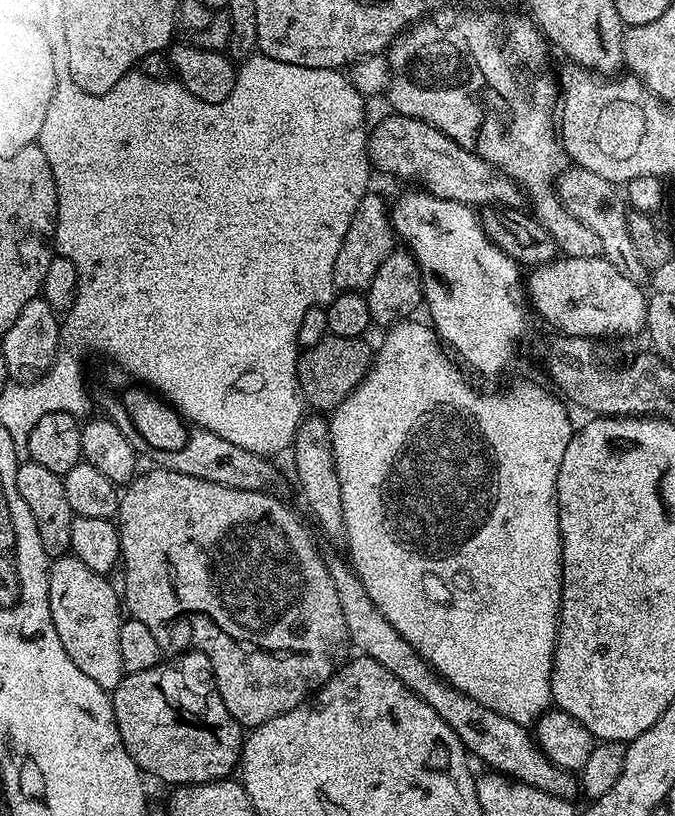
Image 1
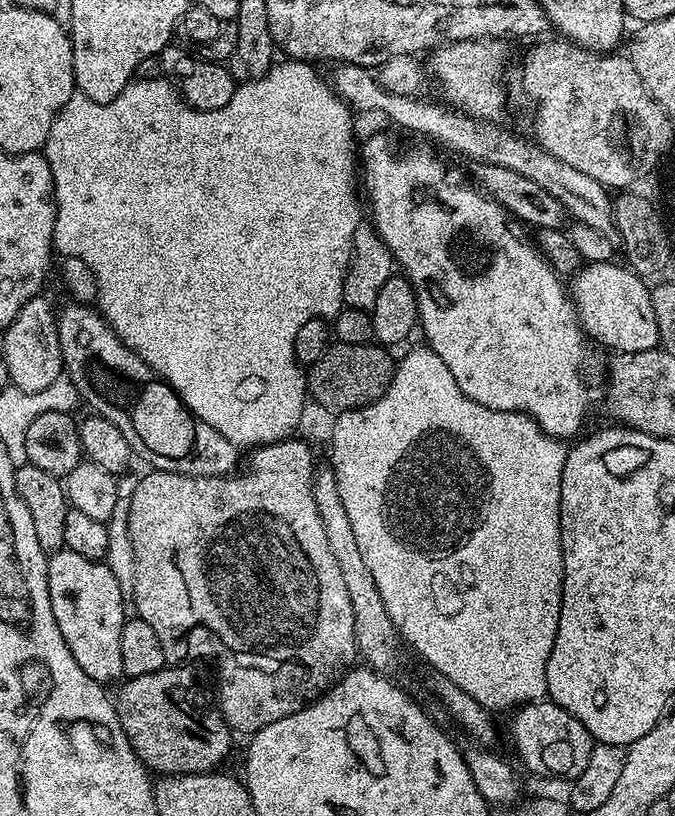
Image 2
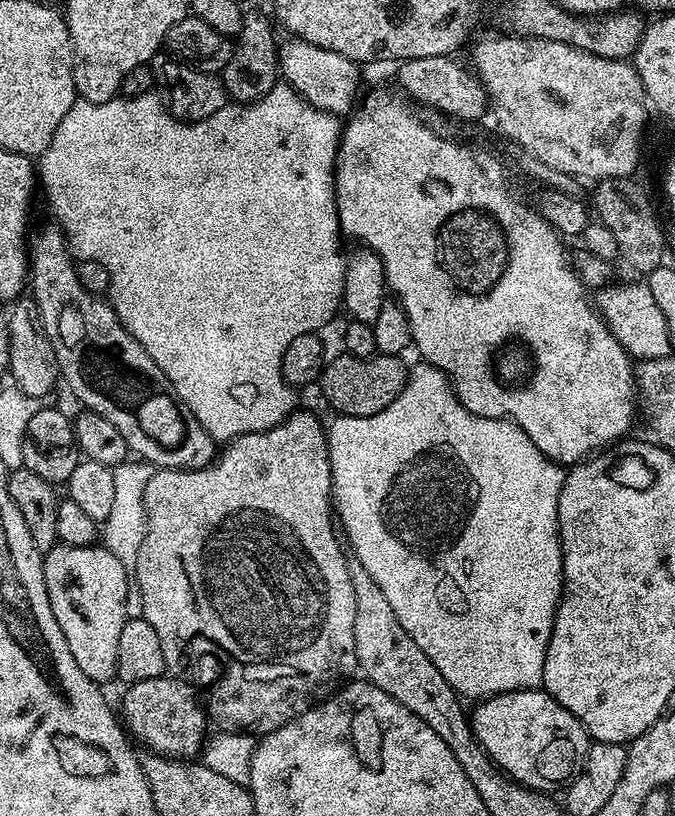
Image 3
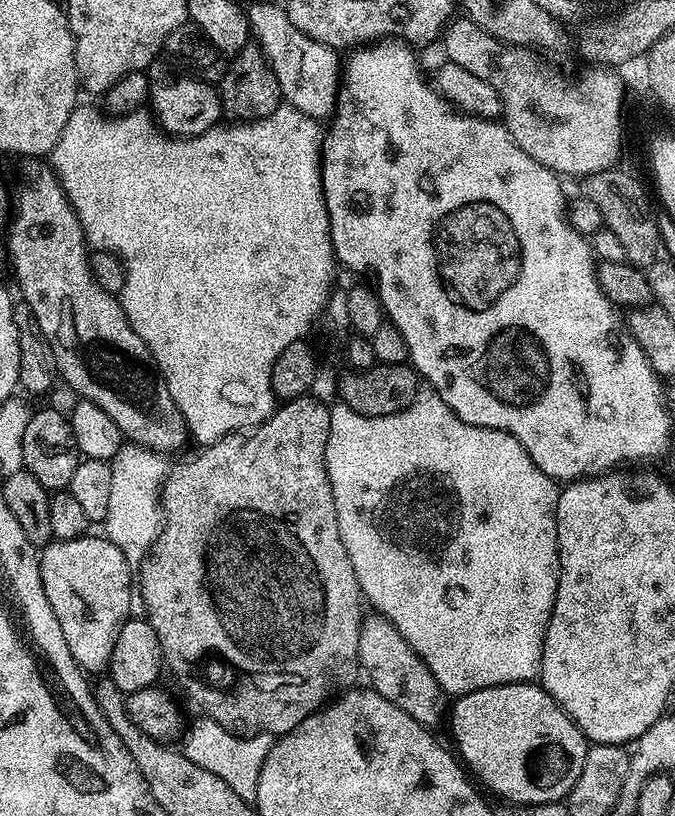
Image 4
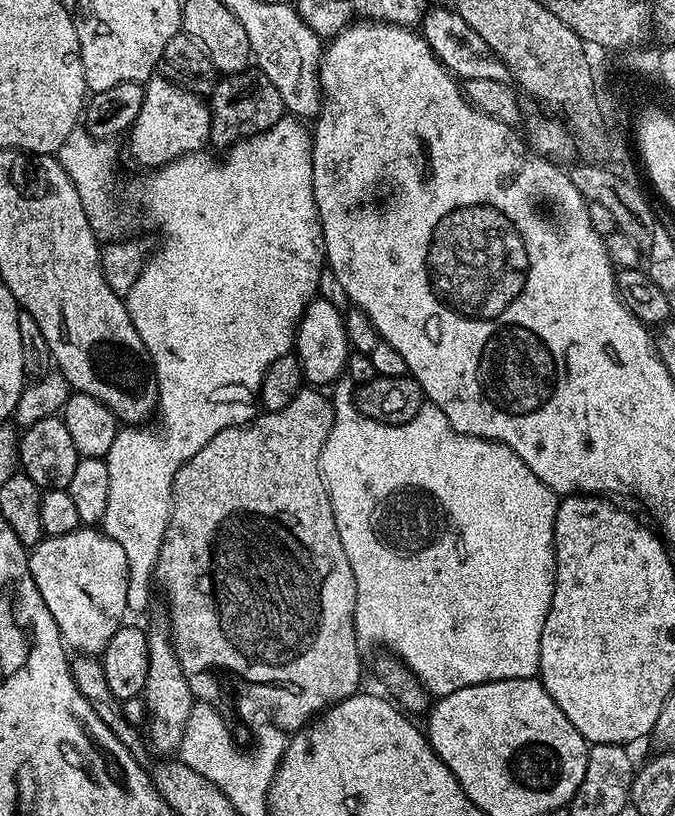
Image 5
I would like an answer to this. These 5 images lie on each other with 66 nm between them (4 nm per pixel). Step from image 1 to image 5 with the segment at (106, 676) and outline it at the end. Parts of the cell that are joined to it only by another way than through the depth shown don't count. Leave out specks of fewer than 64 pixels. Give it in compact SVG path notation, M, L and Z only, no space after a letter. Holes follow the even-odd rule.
M81 526L70 534L45 536L30 549L28 565L65 645L80 654L103 653L128 612L128 567L122 546L99 527Z

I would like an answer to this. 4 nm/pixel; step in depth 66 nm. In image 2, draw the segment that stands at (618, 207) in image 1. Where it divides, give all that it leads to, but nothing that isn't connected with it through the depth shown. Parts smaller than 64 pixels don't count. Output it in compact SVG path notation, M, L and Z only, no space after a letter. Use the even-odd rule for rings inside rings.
M336 64L333 67L330 83L344 103L357 113L373 108L384 116L389 116L400 128L414 132L418 136L429 136L444 147L460 156L469 156L472 162L497 164L506 166L506 170L518 170L518 174L526 174L526 178L538 182L542 190L550 190L558 202L562 202L565 213L573 221L598 230L603 236L611 237L614 232L612 223L612 201L609 189L605 188L590 174L582 174L582 170L574 170L574 166L566 166L558 158L545 152L539 144L522 140L497 123L486 120L475 120L472 116L460 113L440 104L431 104L428 100L420 100L419 95L391 96L385 88L381 88L375 79L370 77L369 69L357 64Z

